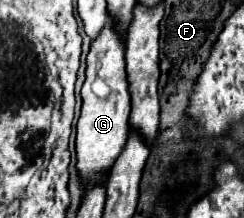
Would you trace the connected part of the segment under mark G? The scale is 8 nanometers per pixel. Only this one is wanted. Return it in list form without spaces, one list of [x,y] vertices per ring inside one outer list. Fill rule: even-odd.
[[[108,19],[100,37],[92,43],[88,53],[86,81],[82,87],[82,115],[78,119],[76,135],[76,171],[80,177],[82,191],[94,189],[106,183],[112,165],[124,151],[124,139],[128,139],[128,115],[130,115],[130,93],[126,81],[126,61],[124,43],[112,31],[112,19]]]

